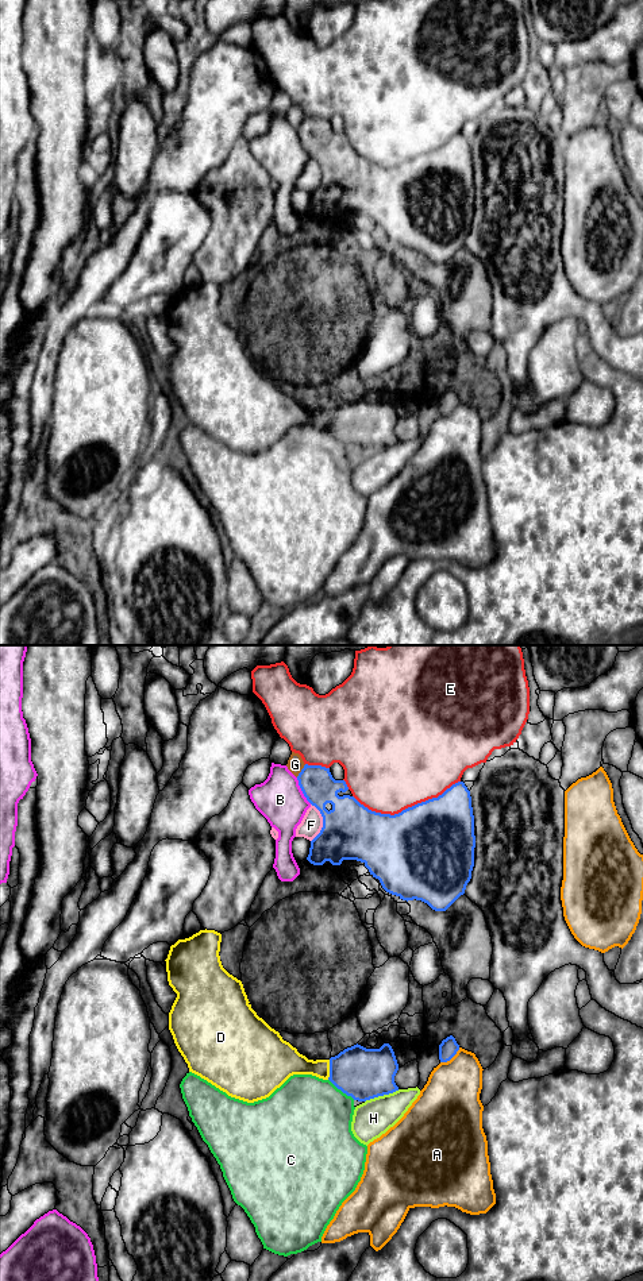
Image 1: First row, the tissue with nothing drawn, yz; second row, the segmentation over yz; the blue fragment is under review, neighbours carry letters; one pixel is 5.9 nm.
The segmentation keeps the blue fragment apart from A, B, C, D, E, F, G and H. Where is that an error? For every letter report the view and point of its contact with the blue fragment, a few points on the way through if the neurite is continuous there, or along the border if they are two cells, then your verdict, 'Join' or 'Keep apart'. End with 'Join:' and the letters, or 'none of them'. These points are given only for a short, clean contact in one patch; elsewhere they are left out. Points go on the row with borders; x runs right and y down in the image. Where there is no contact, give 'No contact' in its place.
A: Touches blue at yz (450, 1058). Keep apart
B: Touches blue at yz (301, 790). Keep apart
C: Touches blue at yz (342, 1091). Keep apart
D: Touches blue at yz (330, 1069). Keep apart
E: Touches blue at yz (405, 809). Keep apart
F: Touches blue at yz (323, 822). Keep apart
G: Touches blue at yz (301, 771). Keep apart
H: Touches blue at yz (381, 1095). Keep apart
Join: none of them

